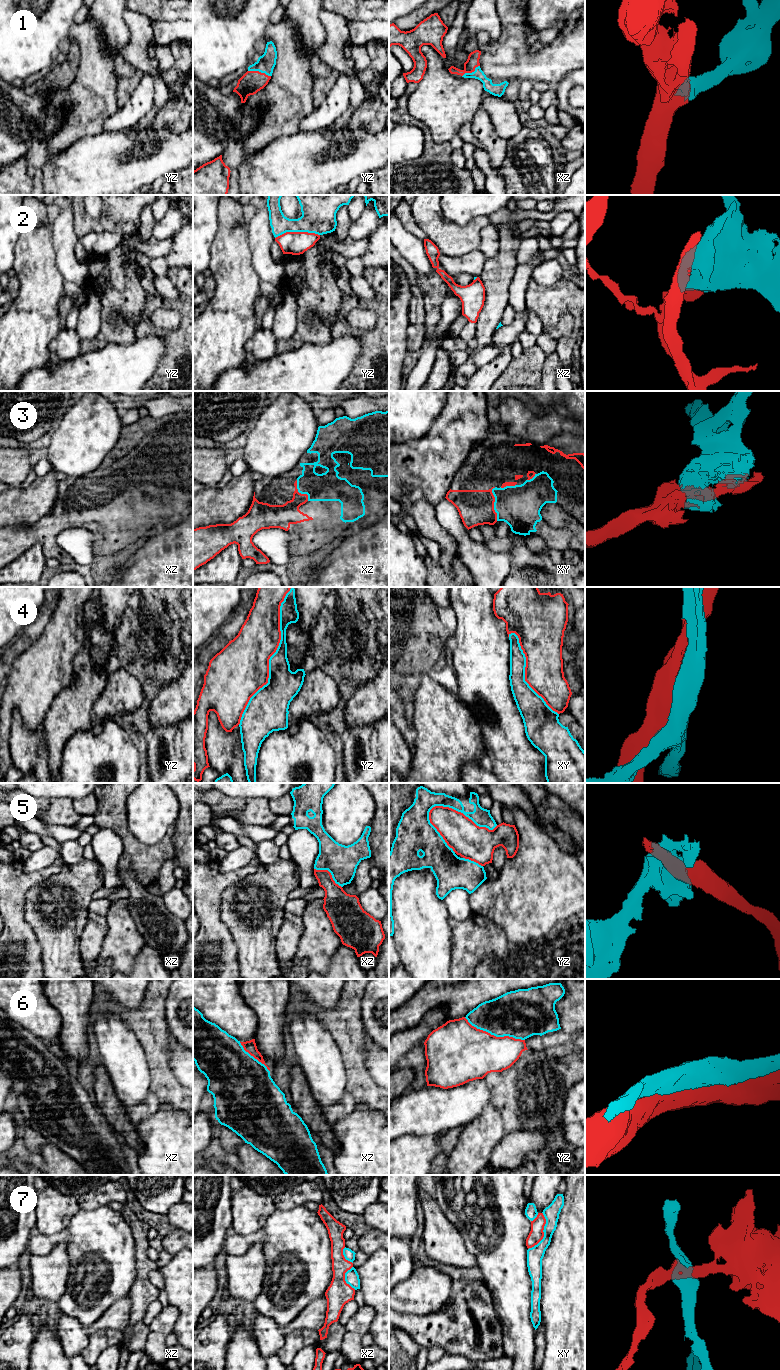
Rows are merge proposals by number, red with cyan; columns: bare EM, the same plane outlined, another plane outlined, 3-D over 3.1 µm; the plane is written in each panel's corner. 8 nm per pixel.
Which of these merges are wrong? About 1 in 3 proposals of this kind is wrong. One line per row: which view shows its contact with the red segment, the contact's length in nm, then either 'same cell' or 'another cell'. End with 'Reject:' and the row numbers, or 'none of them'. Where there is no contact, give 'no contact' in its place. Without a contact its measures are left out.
1: meets red in yz; contact 190 nm long; same cell
2: meets red in yz; contact 360 nm long; another cell
3: meets red in xy; contact 280 nm long; same cell
4: meets red in yz; contact 1200 nm long; same cell
5: meets red in yz; contact 550 nm long; another cell
6: meets red in yz; contact 500 nm long; same cell
7: meets red in xy; contact 320 nm long; another cell
Reject: 2, 5, 7

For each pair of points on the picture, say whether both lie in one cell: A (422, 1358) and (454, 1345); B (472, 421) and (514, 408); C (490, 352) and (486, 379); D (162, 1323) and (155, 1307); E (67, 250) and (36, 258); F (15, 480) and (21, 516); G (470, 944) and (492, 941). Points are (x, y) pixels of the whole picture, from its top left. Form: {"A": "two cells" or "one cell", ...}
{"A": "two cells", "B": "two cells", "C": "two cells", "D": "two cells", "E": "two cells", "F": "two cells", "G": "one cell"}

